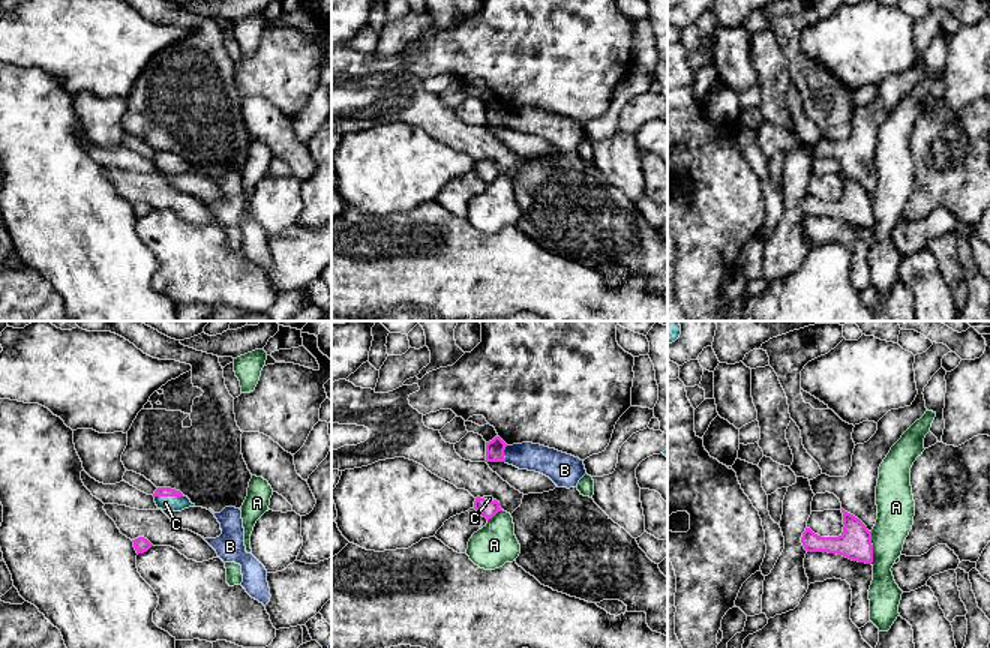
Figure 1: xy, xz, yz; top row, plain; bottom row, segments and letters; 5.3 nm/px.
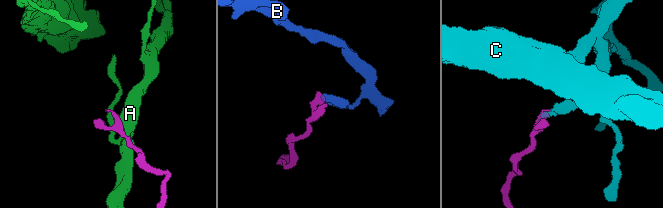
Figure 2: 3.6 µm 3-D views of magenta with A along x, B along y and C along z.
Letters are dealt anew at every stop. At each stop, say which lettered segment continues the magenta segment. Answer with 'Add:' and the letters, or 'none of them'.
Add: C

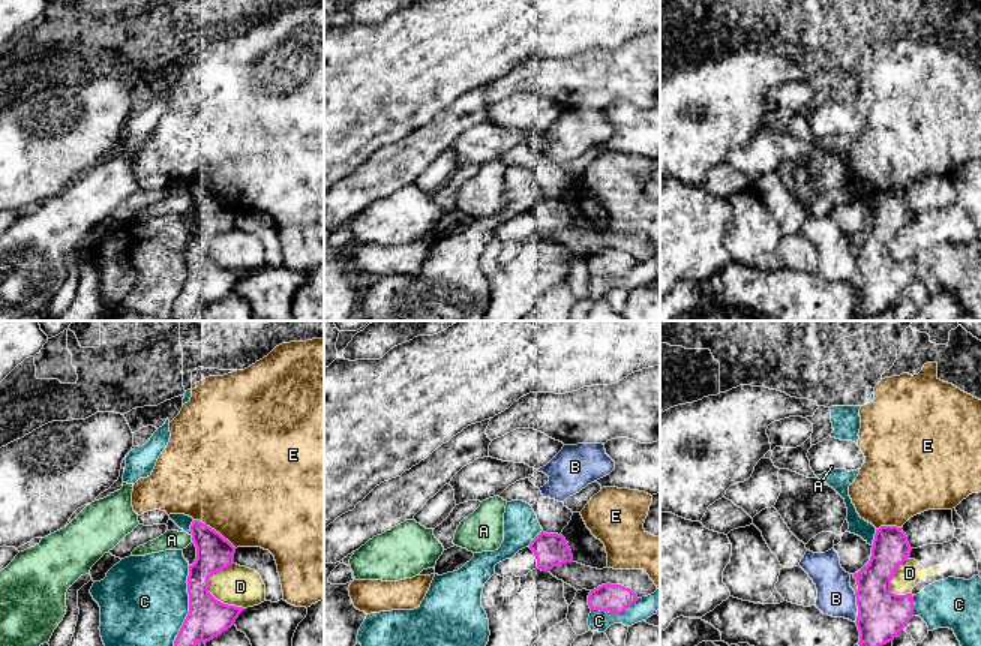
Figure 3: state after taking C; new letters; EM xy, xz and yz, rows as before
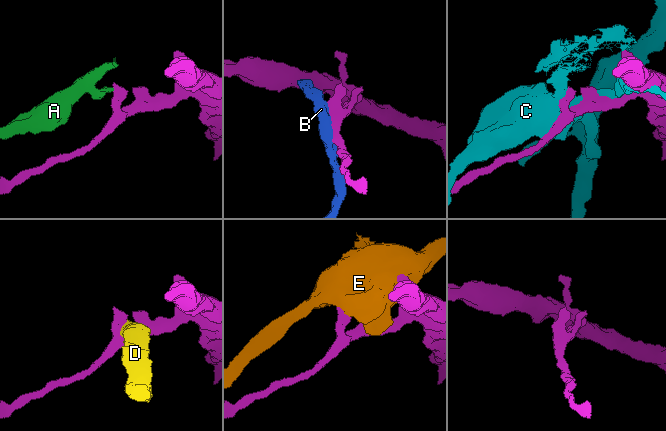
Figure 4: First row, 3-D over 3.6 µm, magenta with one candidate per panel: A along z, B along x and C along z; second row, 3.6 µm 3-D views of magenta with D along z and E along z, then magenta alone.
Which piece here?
Add: none of them

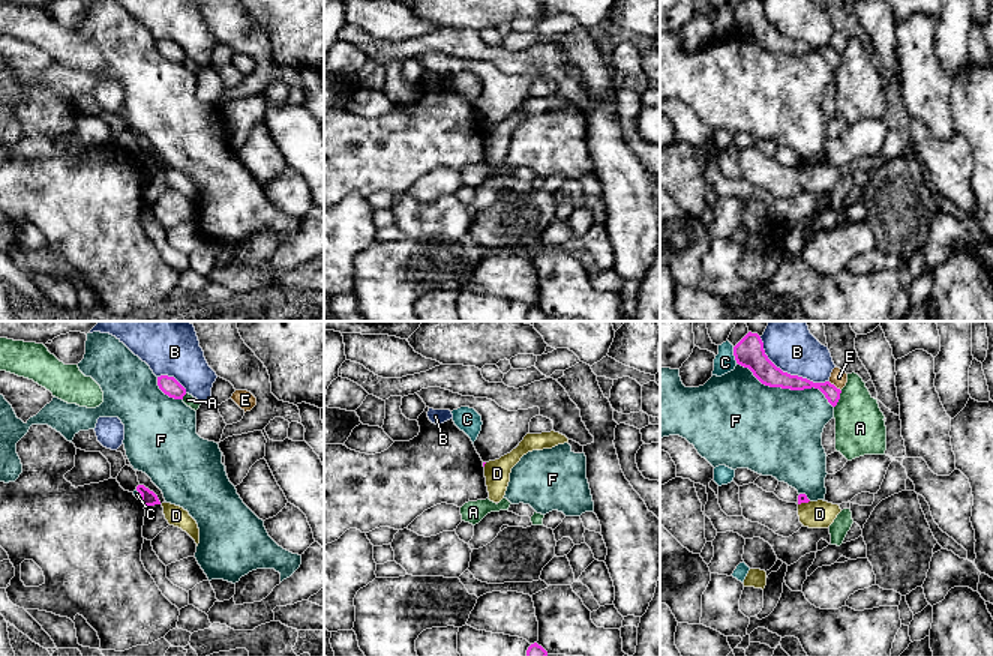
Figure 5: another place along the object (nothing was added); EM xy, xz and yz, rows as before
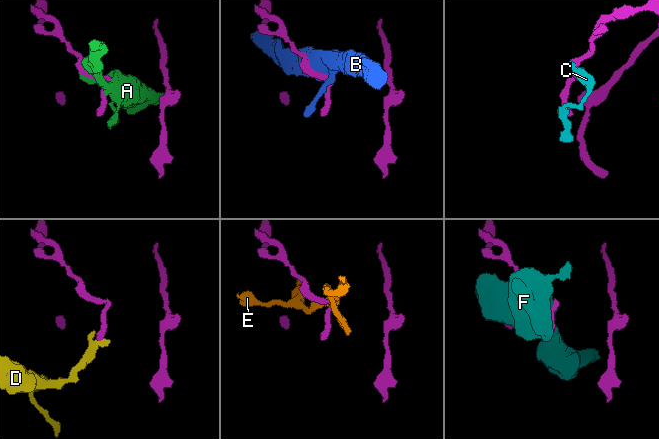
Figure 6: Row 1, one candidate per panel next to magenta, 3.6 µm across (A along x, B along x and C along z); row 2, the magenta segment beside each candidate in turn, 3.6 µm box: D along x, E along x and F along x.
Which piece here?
Add: none of them

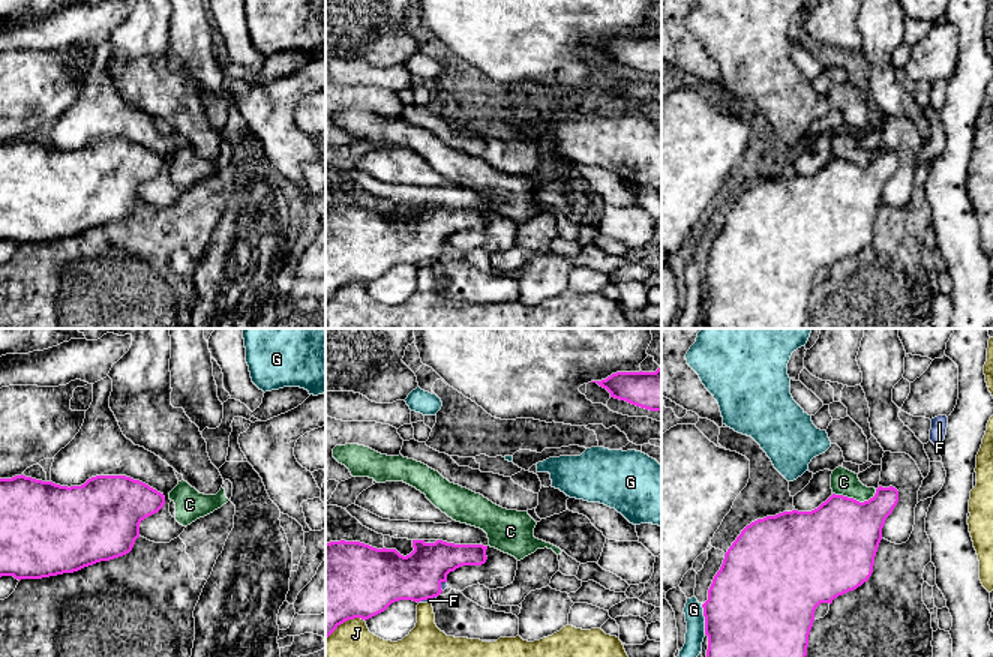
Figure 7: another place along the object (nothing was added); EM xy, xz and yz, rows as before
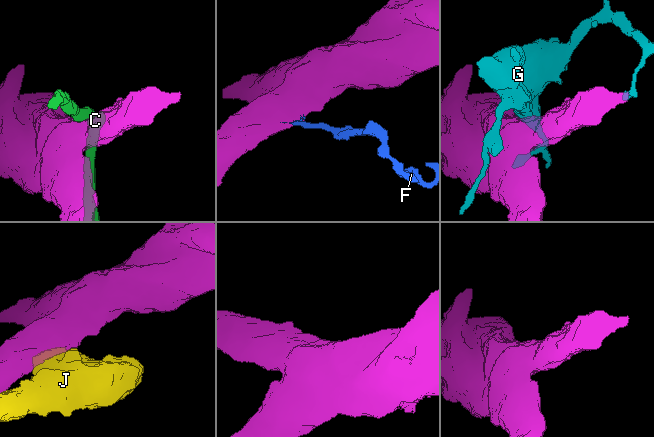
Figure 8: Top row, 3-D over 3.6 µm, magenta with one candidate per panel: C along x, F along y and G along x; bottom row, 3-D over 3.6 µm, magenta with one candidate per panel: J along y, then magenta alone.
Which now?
Add: F

